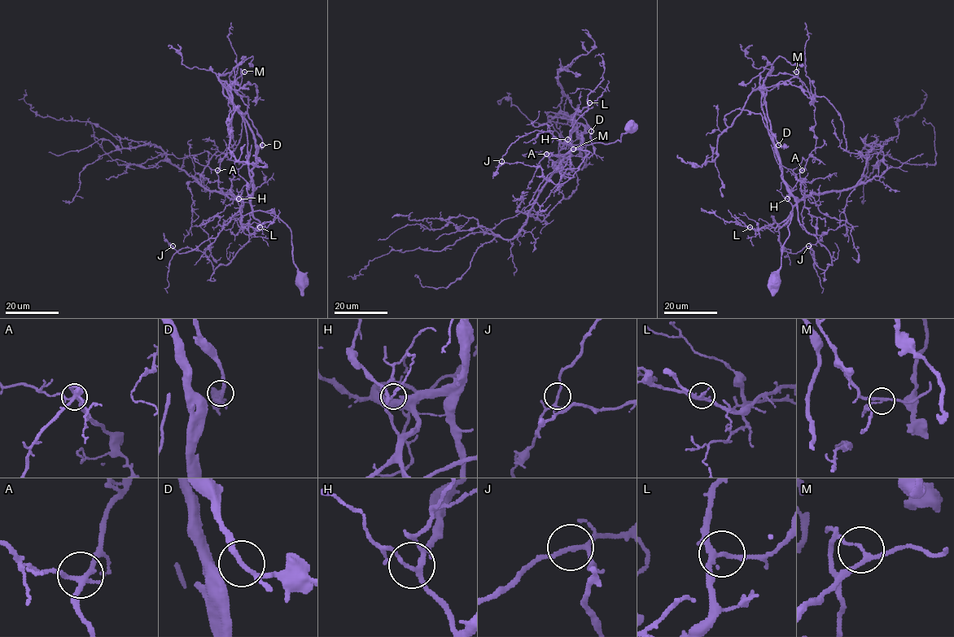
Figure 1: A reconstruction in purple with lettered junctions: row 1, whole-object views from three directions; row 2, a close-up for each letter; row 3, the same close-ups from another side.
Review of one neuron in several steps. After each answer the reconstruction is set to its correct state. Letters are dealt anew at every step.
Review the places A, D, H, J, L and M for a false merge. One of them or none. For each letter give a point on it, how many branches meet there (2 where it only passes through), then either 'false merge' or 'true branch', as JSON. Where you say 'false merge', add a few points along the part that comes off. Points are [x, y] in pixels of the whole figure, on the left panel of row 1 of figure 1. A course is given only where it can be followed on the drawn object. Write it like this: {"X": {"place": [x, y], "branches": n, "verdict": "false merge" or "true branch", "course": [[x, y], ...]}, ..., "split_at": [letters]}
{"A": {"place": [217, 170], "branches": 3, "verdict": "true branch"}, "D": {"place": [262, 145], "branches": 3, "verdict": "true branch"}, "H": {"place": [238, 198], "branches": 3, "verdict": "true branch"}, "J": {"place": [172, 246], "branches": 3, "verdict": "true branch"}, "L": {"place": [260, 227], "branches": 3, "verdict": "true branch"}, "M": {"place": [244, 71], "branches": 3, "verdict": "false merge", "course": [[243, 71], [225, 89], [244, 124], [260, 224], [214, 270], [200, 251], [181, 248], [167, 293]]}, "split_at": ["M"]}

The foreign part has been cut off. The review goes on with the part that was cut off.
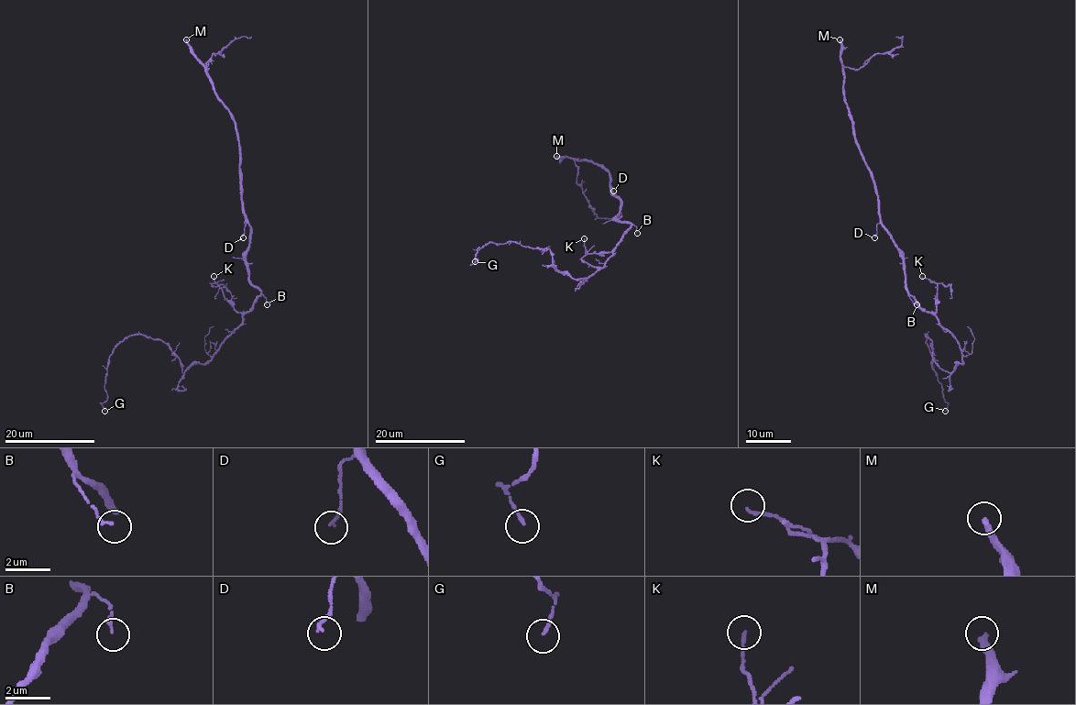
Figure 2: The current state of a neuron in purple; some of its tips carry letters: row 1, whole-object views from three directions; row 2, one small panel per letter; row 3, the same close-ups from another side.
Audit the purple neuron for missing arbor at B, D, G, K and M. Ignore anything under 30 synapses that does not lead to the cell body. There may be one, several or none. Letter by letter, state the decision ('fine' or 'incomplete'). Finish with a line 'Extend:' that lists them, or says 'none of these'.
B: fine
D: fine
G: fine
K: fine
M: incomplete
Extend: M

